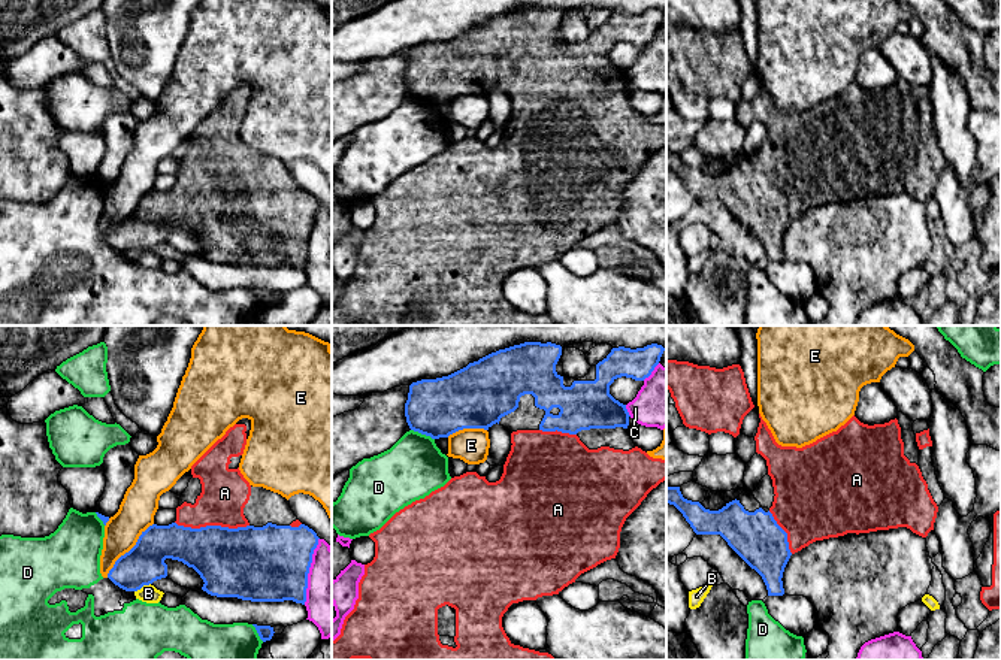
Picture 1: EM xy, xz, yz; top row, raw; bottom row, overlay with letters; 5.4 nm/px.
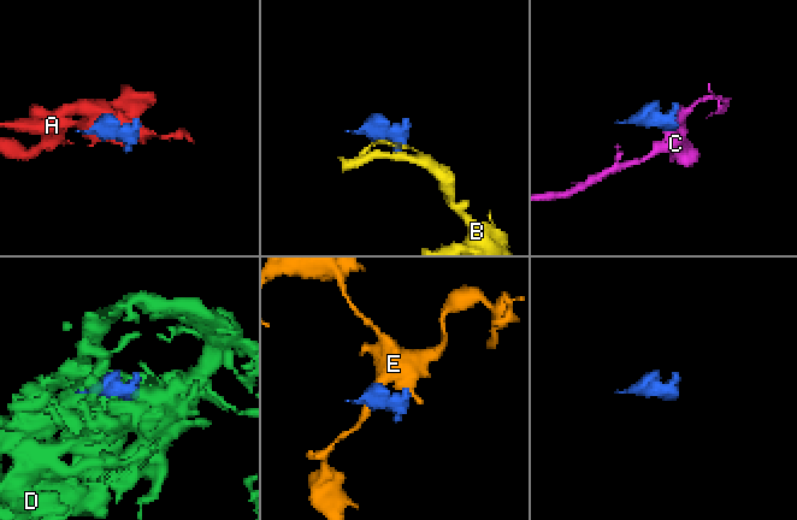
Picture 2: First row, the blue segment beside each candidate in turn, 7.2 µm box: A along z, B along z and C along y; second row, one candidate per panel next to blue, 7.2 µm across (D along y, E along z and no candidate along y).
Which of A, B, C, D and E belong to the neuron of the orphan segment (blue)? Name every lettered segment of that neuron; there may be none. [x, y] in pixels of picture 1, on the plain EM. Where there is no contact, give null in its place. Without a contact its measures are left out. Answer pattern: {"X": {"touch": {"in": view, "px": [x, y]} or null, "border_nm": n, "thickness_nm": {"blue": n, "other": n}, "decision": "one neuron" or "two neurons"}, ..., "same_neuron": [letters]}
{"A": {"touch": {"in": "xy", "px": [212, 191]}, "border_nm": 400, "thickness_nm": {"blue": 380, "other": 260}, "decision": "one neuron"}, "B": {"touch": {"in": "xy", "px": [142, 251]}, "border_nm": 100, "thickness_nm": {"blue": 220, "other": 100}, "decision": "two neurons"}, "C": {"touch": {"in": "xy", "px": [308, 236]}, "border_nm": 360, "thickness_nm": {"blue": 420, "other": 280}, "decision": "two neurons"}, "D": {"touch": {"in": "xz", "px": [423, 99]}, "border_nm": 140, "thickness_nm": {"blue": 320, "other": 320}, "decision": "two neurons"}, "E": {"touch": {"in": "xy", "px": [129, 217]}, "border_nm": 380, "thickness_nm": {"blue": 220, "other": 190}, "decision": "two neurons"}, "same_neuron": ["A"]}

